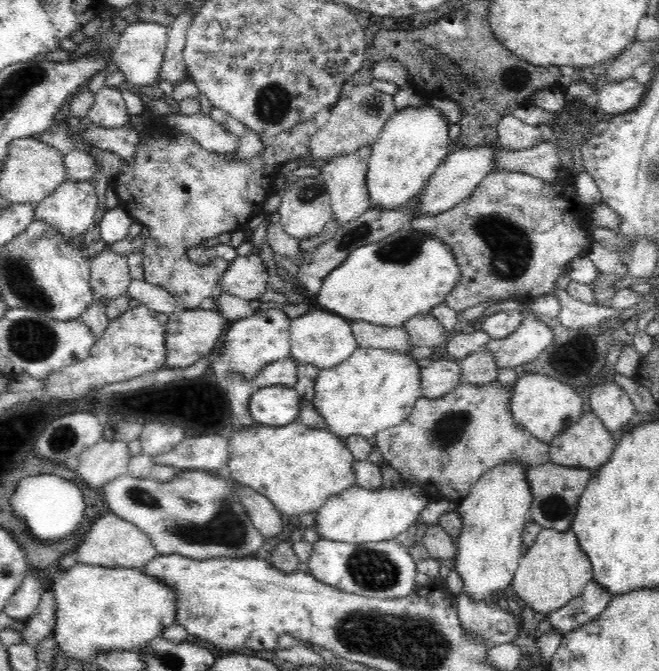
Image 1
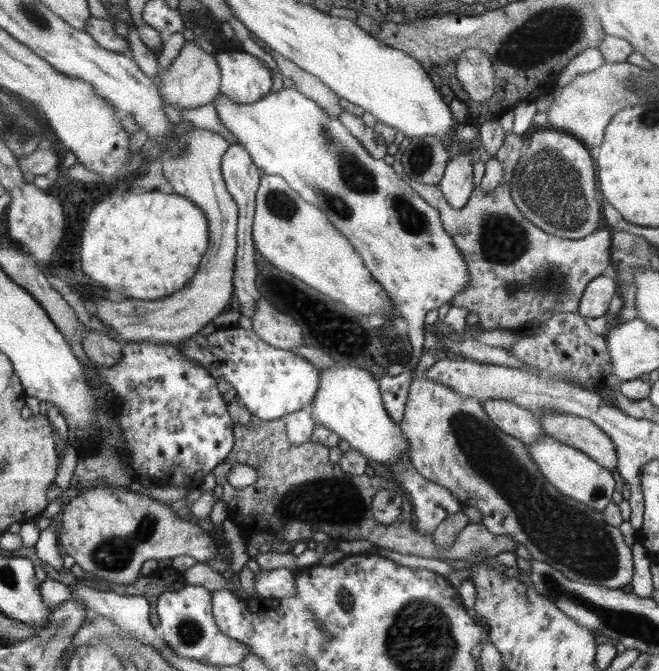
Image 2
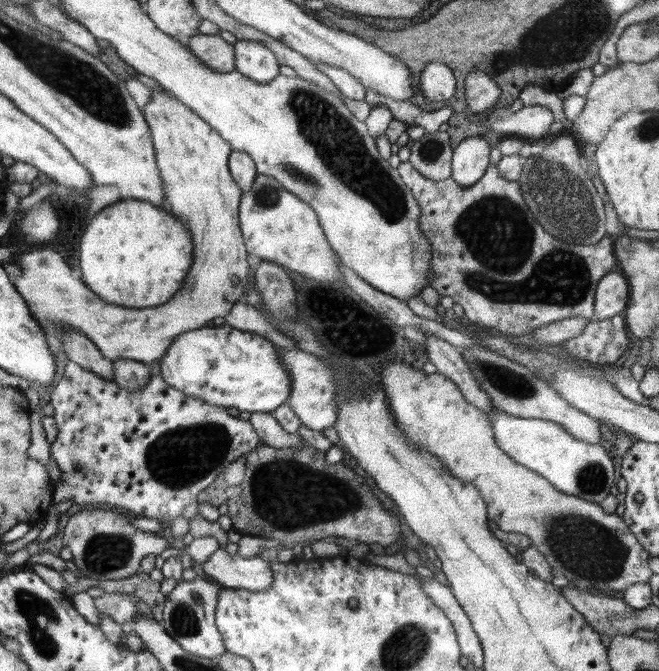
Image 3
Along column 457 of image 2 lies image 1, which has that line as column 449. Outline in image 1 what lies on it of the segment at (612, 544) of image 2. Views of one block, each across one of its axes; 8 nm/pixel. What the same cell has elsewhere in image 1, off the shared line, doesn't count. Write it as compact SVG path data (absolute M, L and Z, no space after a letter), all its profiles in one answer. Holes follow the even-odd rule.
M497 381L484 386L461 382L446 396L435 399L422 396L415 402L412 412L405 421L375 434L376 447L382 452L383 460L397 470L401 479L419 484L430 496L438 492L438 496L442 496L442 499L448 498L458 503L487 470L500 463L514 461L530 468L550 461L548 443L538 441L532 432L514 421L510 410L510 398L512 398L512 385L502 385Z

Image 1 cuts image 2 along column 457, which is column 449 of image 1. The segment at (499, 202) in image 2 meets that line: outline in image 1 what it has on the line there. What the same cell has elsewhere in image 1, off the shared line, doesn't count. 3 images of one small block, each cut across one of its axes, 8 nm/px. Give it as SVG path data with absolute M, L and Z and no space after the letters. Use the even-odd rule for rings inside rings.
M494 171L451 210L440 215L411 220L410 227L417 232L430 234L452 249L462 279L448 294L444 304L460 313L480 302L518 300L528 303L542 295L566 296L567 291L556 287L556 281L567 273L569 264L577 257L586 257L592 245L589 213L591 208L580 202L576 181L567 175L545 181L520 171Z

